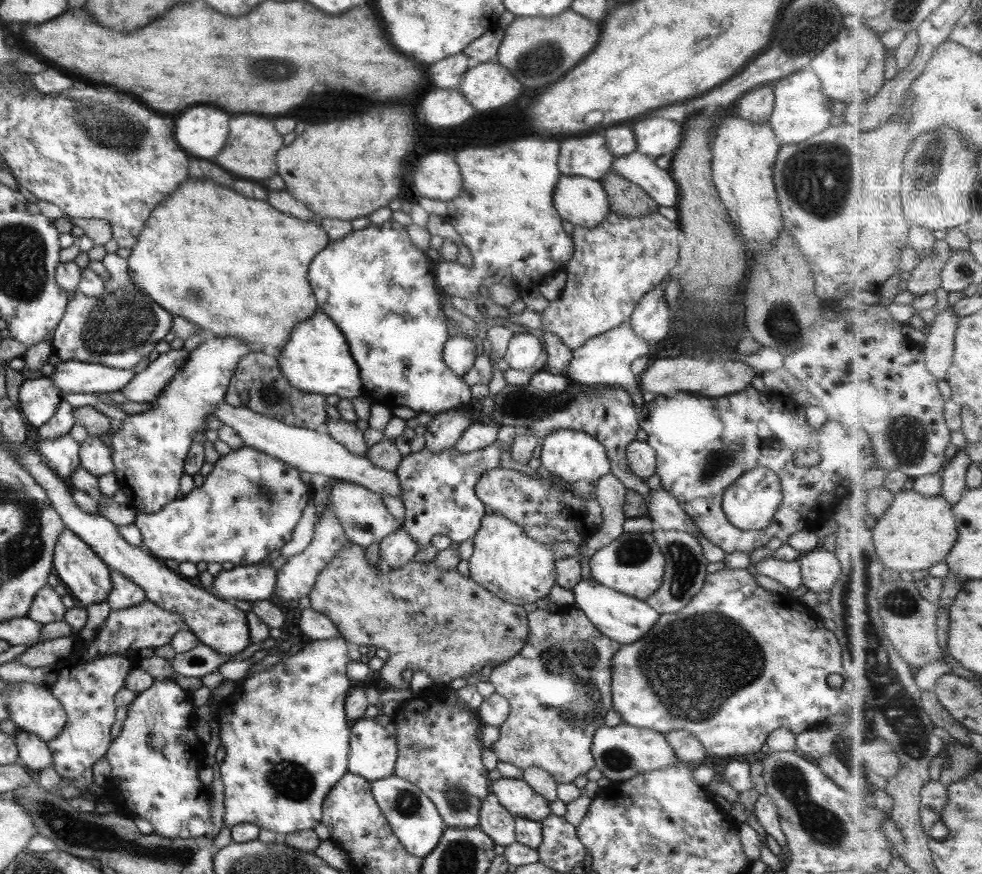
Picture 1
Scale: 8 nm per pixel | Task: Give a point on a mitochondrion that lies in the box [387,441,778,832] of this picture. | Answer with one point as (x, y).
(695, 664)

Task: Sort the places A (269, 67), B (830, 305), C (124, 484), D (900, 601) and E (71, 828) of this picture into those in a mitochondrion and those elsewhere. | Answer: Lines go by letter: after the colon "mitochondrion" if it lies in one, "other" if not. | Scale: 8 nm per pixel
A: mitochondrion
B: other
C: other
D: mitochondrion
E: mitochondrion

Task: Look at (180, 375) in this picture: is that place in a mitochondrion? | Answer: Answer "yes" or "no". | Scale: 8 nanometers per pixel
no

